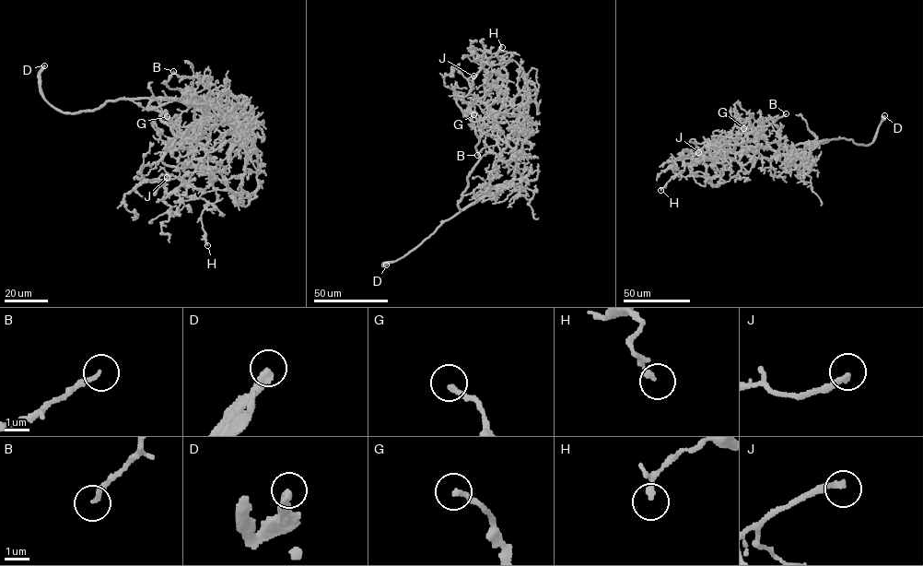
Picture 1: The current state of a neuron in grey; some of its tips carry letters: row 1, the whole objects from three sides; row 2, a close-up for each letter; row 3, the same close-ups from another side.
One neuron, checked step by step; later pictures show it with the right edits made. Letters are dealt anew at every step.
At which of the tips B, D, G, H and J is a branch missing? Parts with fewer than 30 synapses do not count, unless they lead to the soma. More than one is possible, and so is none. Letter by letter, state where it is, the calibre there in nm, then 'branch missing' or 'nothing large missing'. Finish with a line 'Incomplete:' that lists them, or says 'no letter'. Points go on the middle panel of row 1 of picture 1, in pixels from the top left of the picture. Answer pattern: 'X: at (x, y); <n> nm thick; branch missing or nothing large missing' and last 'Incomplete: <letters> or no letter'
B: at (477, 155); 170 nm thick; nothing large missing
D: at (386, 265); 340 nm thick; branch missing
G: at (473, 114); 220 nm thick; nothing large missing
H: at (502, 47); 150 nm thick; nothing large missing
J: at (473, 76); 240 nm thick; branch missing
Incomplete: D, J

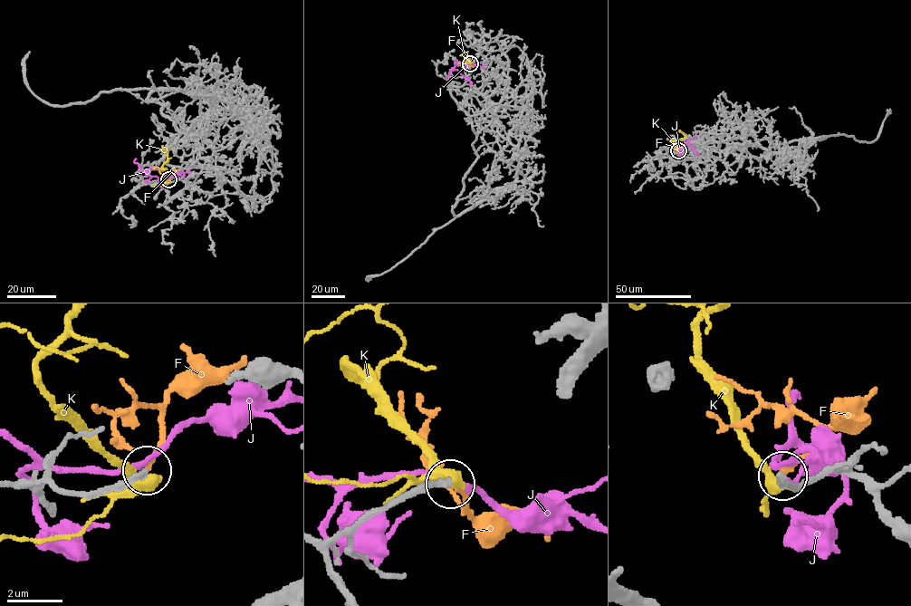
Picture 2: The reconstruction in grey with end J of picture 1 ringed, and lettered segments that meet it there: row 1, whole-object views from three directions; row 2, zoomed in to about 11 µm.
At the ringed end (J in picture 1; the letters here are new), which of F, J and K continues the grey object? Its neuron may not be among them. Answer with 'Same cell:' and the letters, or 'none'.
Same cell: F

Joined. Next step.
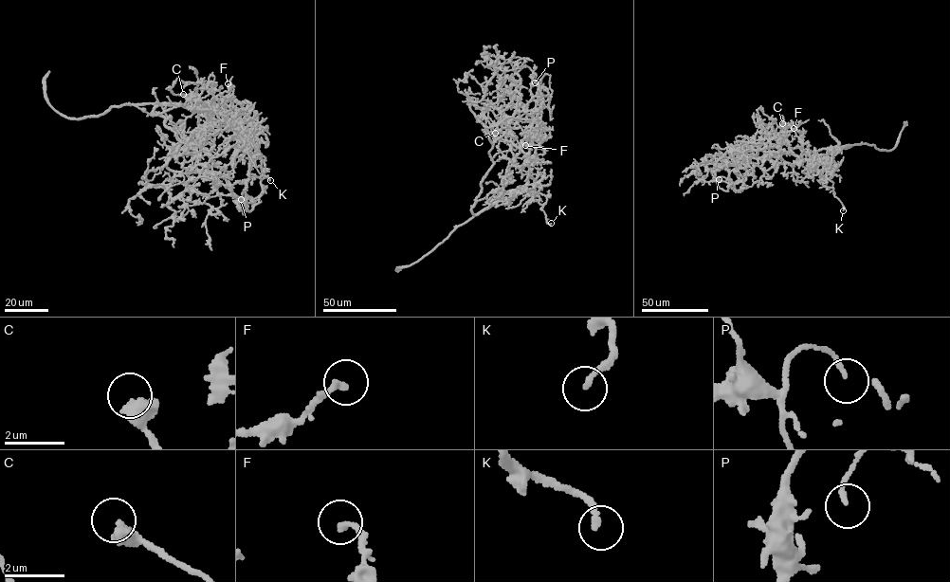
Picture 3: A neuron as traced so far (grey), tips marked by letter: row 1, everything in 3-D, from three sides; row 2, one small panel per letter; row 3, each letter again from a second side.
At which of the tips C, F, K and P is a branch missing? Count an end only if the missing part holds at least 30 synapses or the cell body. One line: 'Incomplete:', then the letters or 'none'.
Incomplete: none

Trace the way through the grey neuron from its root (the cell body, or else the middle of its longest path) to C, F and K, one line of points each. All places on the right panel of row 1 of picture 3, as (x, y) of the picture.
C: (783, 136), (793, 153), (802, 158), (823, 158), (830, 148), (829, 154), (813, 163), (794, 130), (782, 123)
F: (783, 136), (794, 154), (777, 148), (780, 133), (794, 128)
K: (783, 136), (794, 155), (804, 158), (826, 158), (826, 176), (833, 182), (834, 196), (844, 207), (843, 210)

